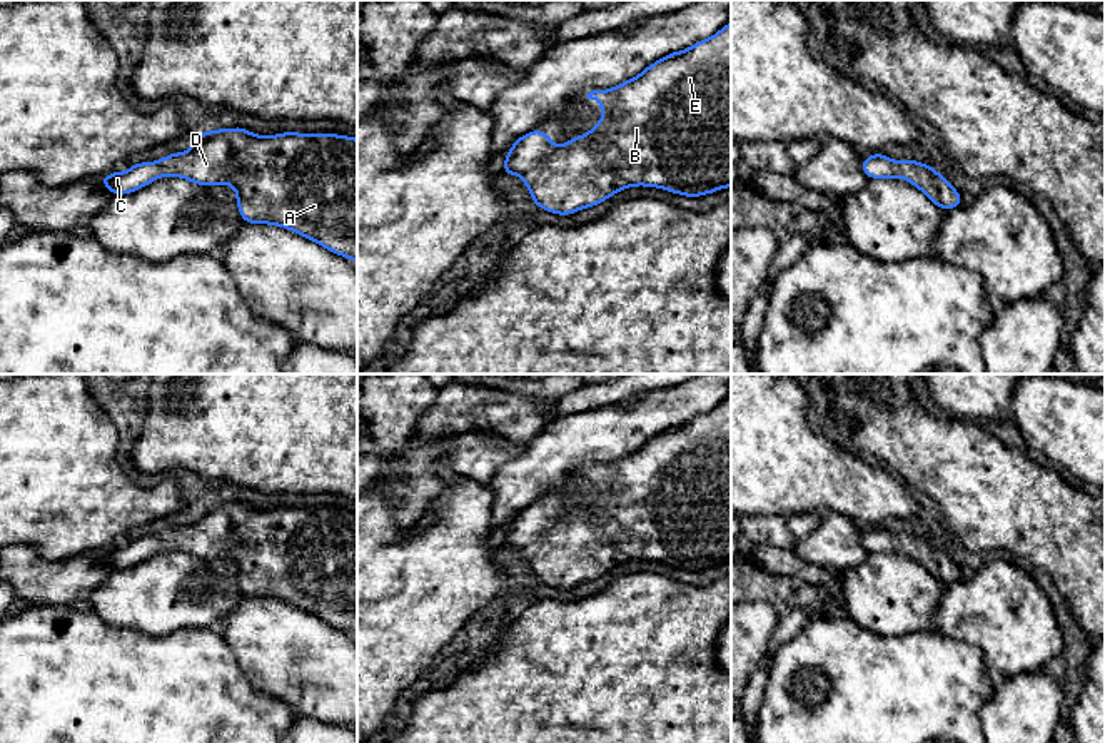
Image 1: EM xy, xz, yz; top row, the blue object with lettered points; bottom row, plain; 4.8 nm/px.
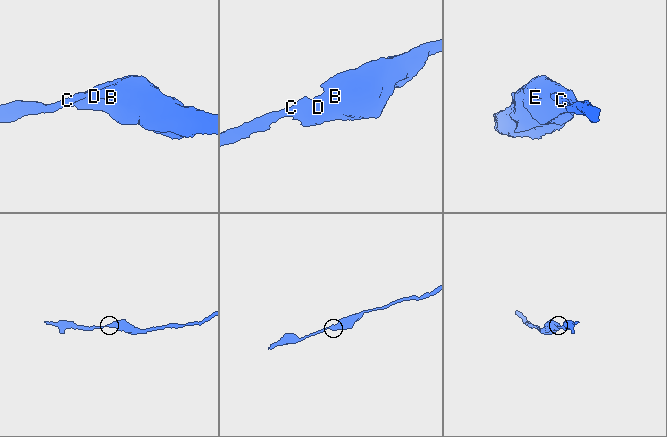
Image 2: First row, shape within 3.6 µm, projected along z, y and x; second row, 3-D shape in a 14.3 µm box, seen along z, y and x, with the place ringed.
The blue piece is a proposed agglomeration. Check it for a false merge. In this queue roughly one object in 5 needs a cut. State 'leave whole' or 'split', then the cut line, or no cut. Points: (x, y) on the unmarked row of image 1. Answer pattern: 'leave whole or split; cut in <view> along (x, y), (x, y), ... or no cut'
leave whole; no cut

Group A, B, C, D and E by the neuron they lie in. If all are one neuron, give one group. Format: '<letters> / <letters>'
A B C D E

